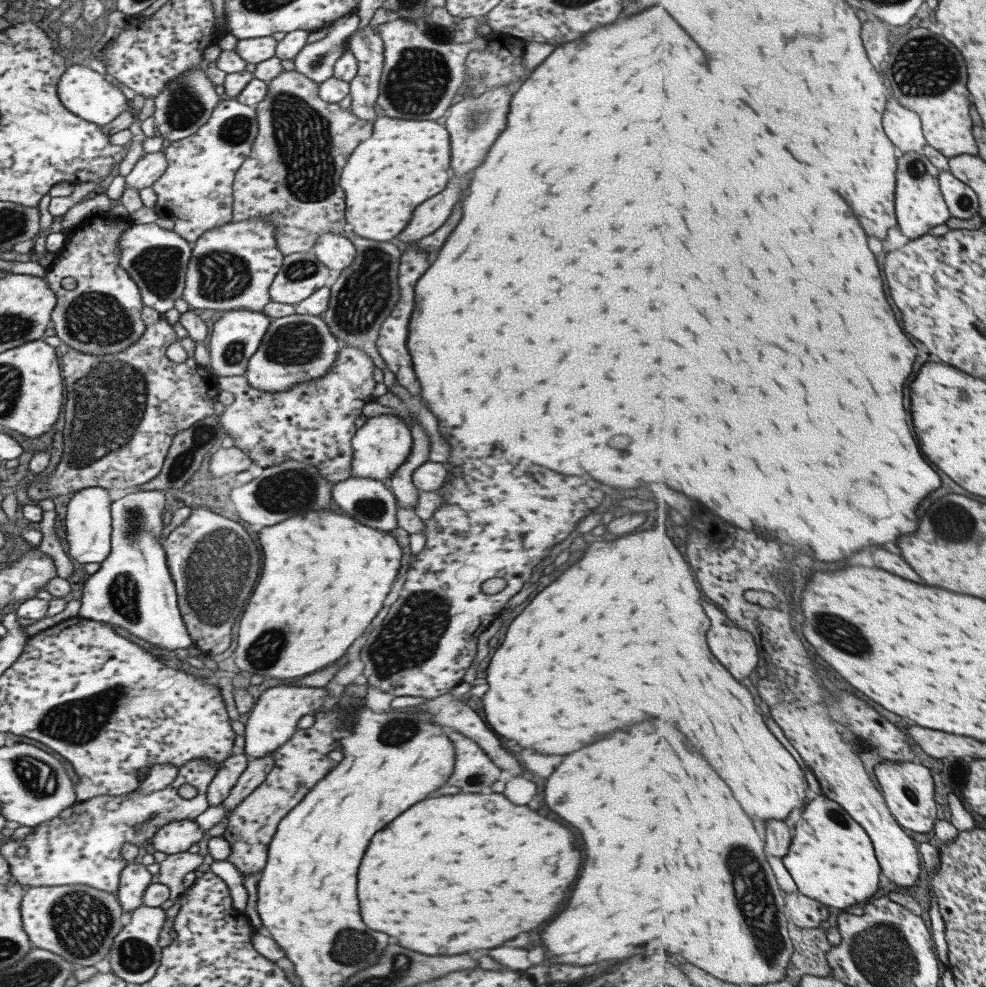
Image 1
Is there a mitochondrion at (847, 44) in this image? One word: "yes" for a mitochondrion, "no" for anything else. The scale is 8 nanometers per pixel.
no

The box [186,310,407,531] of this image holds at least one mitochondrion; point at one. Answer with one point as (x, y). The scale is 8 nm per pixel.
(293, 489)

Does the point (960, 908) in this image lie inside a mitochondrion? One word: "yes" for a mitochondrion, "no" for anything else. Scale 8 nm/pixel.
no

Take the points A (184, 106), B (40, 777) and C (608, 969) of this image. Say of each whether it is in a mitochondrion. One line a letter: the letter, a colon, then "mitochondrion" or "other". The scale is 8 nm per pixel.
A: mitochondrion
B: mitochondrion
C: other

